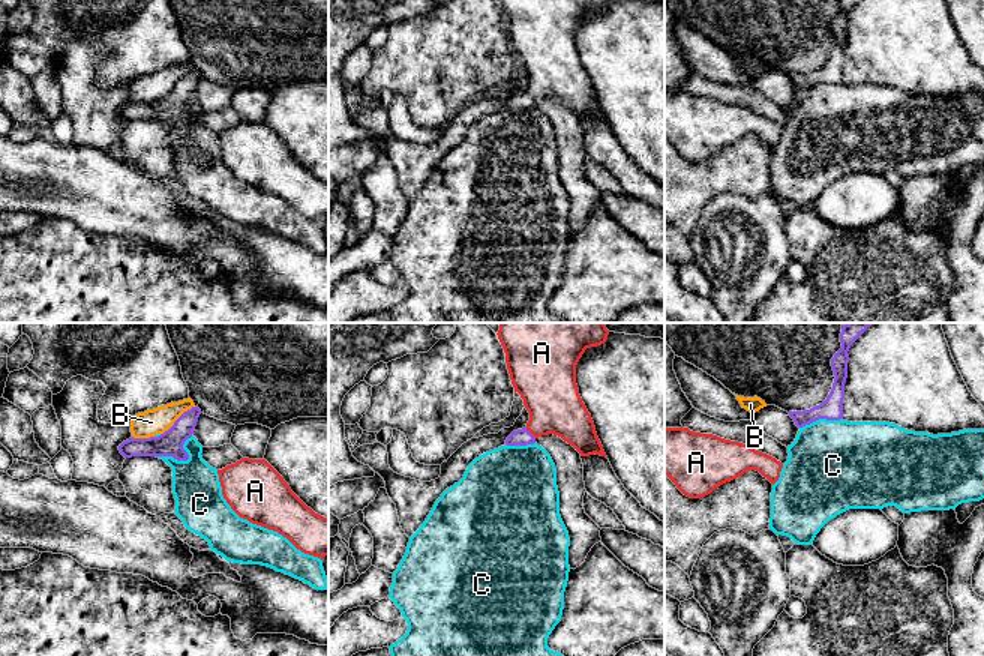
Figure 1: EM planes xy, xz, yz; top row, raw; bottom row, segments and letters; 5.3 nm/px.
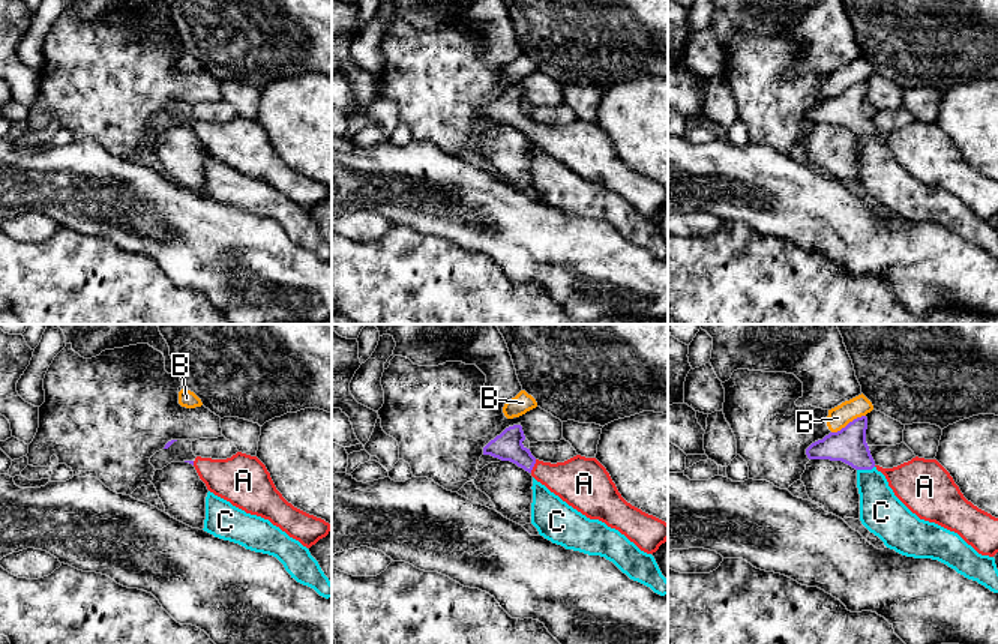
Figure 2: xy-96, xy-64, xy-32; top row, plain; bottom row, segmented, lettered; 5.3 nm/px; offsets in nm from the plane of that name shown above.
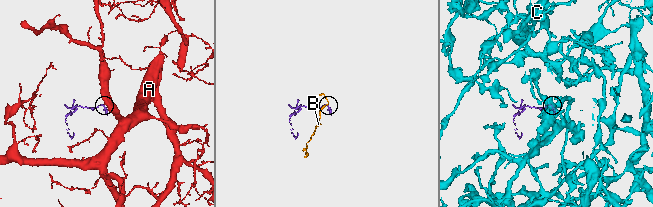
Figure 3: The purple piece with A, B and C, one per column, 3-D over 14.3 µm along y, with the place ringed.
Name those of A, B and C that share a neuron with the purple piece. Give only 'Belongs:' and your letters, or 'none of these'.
Belongs: A

